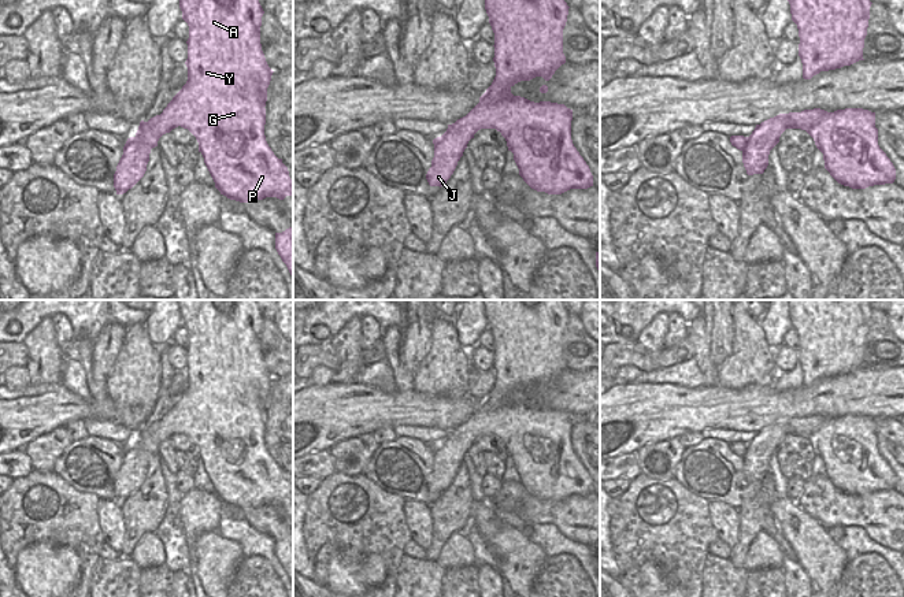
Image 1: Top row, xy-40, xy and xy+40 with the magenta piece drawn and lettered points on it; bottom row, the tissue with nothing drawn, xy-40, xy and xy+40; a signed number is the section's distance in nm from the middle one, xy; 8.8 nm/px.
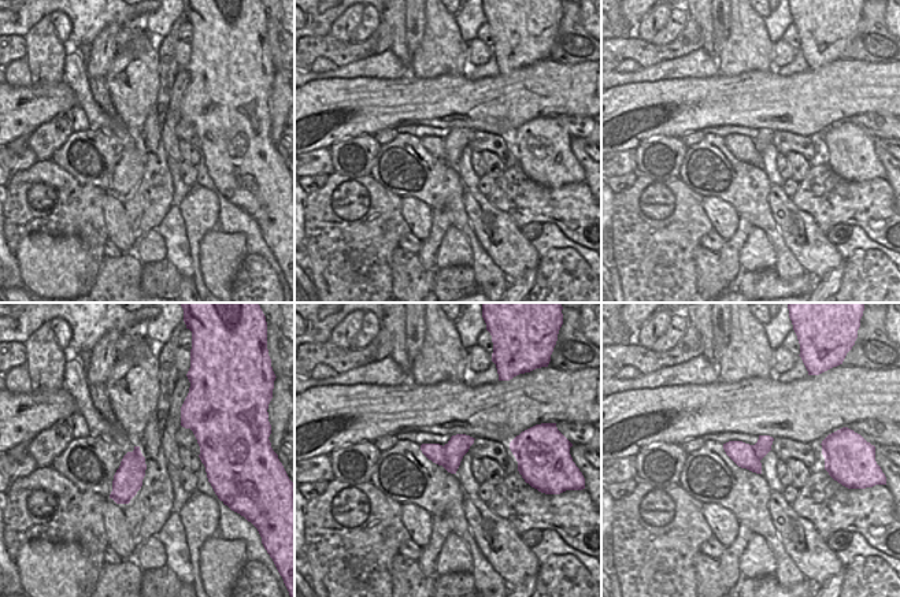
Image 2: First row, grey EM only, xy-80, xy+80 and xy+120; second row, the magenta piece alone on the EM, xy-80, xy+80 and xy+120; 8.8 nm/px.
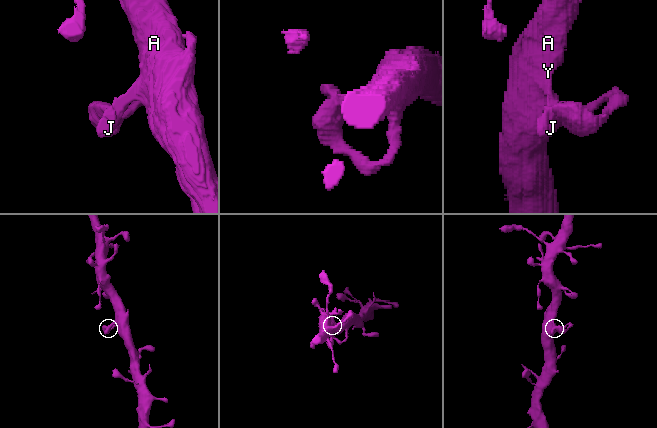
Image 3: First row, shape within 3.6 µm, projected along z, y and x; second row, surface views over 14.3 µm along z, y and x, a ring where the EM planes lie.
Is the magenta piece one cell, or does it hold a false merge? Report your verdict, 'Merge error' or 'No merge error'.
No merge error.

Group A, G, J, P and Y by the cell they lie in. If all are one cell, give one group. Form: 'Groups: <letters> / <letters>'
Groups: A G J P Y.

